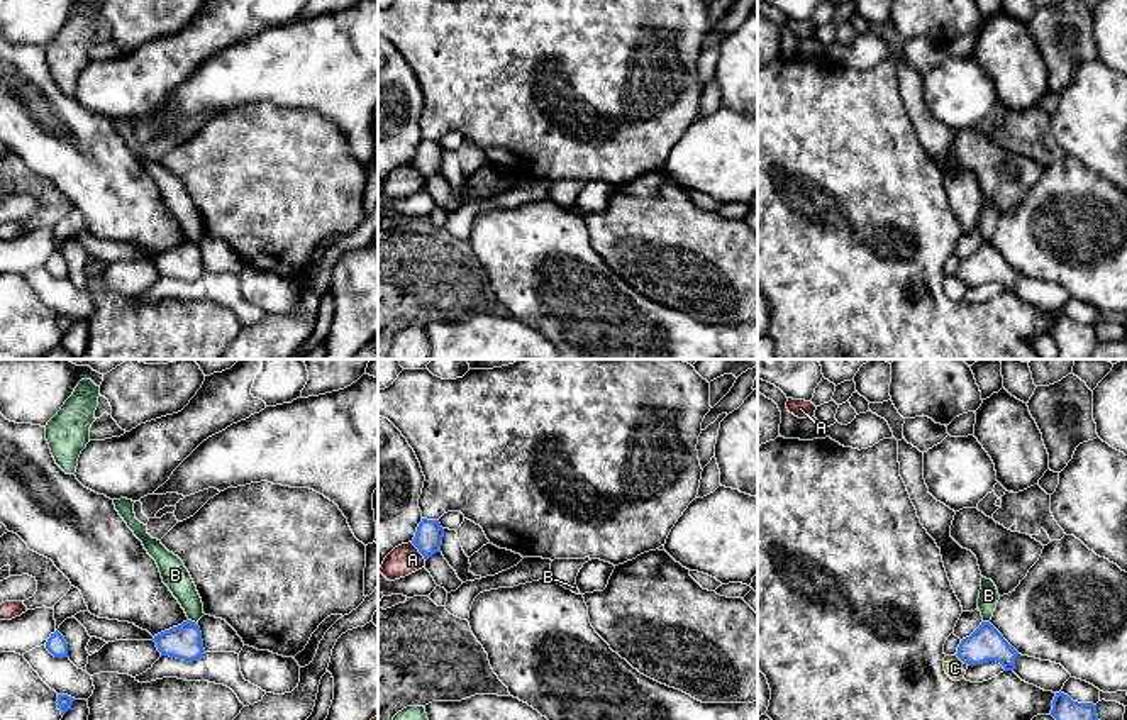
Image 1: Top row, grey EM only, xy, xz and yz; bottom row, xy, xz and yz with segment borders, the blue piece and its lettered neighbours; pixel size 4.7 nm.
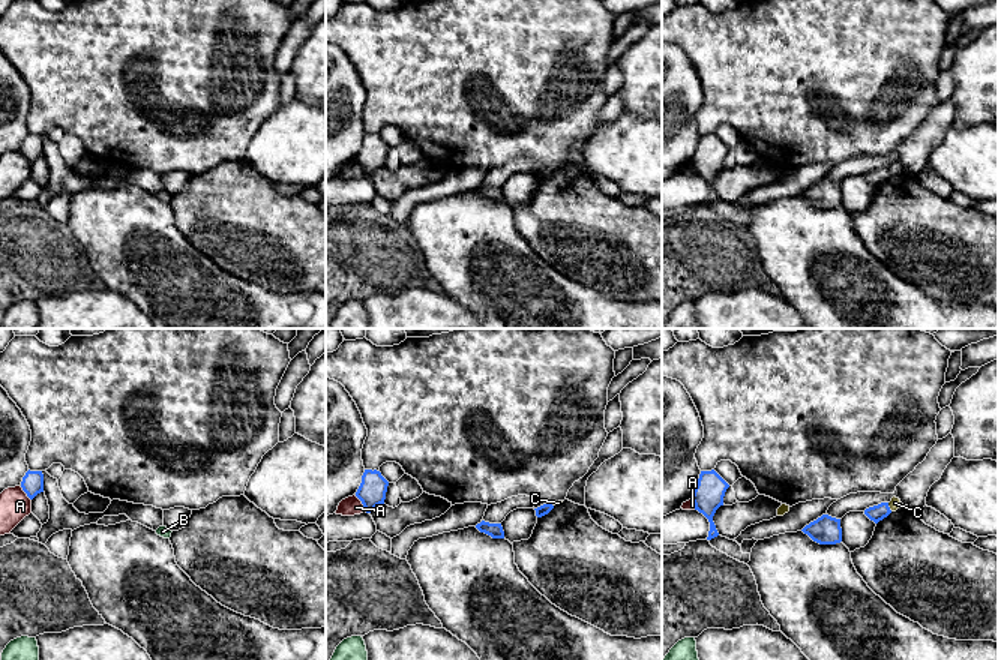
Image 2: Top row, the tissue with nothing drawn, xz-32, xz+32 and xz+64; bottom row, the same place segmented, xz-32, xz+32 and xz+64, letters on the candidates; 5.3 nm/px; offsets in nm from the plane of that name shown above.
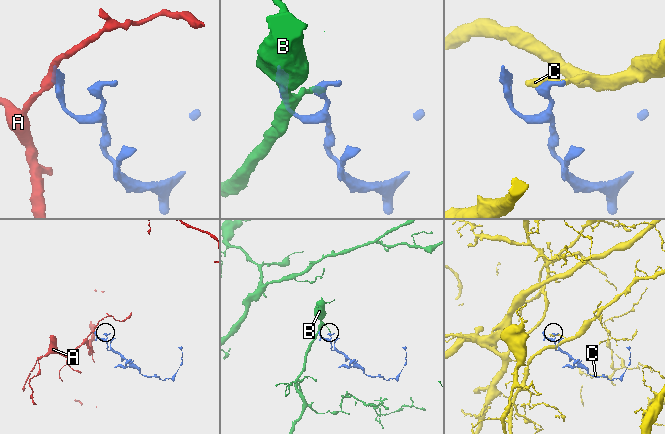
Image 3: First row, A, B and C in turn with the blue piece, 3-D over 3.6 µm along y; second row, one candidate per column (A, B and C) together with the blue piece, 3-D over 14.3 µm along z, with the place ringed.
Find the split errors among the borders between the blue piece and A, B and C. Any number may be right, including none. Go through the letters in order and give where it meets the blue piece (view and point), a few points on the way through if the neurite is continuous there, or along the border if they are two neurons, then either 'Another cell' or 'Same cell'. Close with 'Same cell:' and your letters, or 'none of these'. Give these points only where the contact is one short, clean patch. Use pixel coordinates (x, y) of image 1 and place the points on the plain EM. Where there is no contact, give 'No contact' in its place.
A: Touches blue at xz (419, 171). Boundary: xz (410, 163), (426, 180). Another cell
B: Touches blue at xy (194, 243). Boundary: xy (188, 239), (197, 244). Another cell
C: Touches blue at yz (961, 280). Another cell
Same cell: none of these

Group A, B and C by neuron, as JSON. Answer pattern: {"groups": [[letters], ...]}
{"groups": [["A"], ["B"], ["C"]]}

